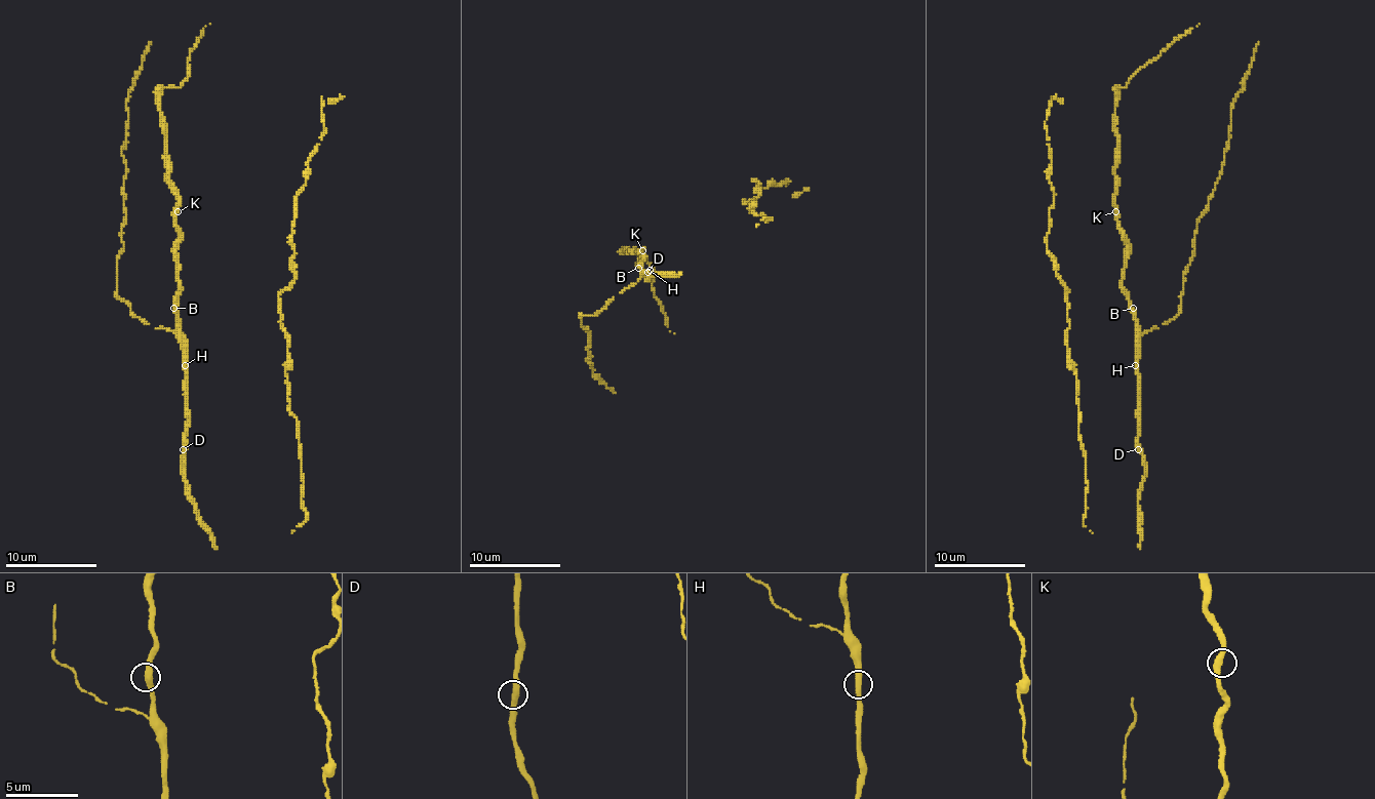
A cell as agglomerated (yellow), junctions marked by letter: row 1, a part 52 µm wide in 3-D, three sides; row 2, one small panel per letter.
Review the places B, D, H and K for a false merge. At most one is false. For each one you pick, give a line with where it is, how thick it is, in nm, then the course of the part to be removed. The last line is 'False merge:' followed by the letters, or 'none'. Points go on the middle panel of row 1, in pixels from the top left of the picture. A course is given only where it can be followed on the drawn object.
False merge: none

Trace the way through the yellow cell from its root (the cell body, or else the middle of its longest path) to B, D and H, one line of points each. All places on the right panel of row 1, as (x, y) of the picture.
B: (1140, 545), (1138, 496), (1144, 478), (1144, 455), (1138, 442), (1138, 324), (1133, 308)
D: (1140, 545), (1138, 496), (1144, 478), (1144, 455), (1138, 449)
H: (1140, 545), (1138, 496), (1144, 478), (1144, 455), (1138, 442), (1135, 365)

